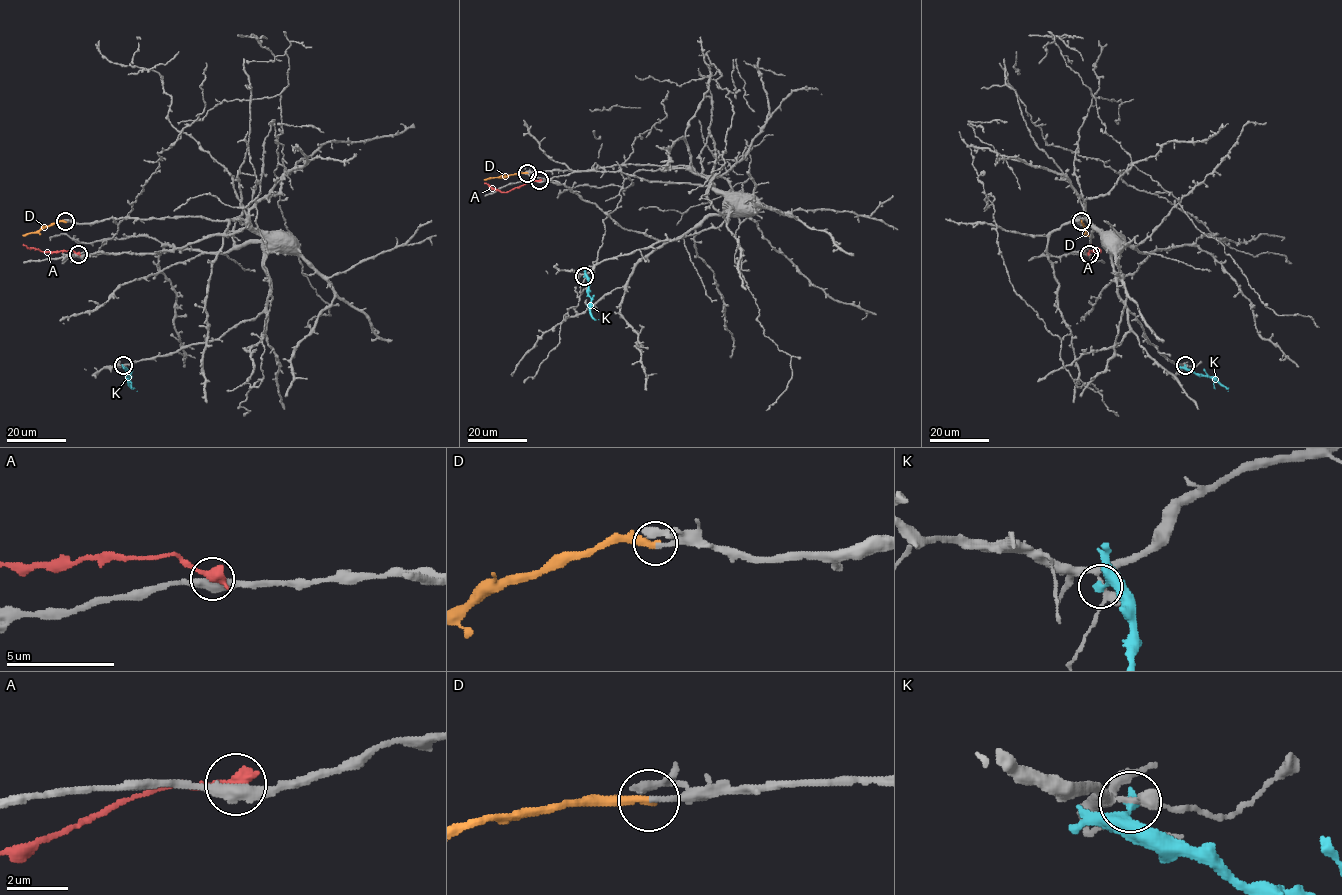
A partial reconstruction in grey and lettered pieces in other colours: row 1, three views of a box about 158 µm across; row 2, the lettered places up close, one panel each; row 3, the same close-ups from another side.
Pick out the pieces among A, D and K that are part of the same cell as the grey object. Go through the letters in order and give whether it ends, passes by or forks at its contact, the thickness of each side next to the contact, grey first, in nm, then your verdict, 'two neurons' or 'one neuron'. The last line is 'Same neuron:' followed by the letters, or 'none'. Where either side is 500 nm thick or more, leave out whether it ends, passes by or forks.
A: 440 nm thick on the grey side, 500 nm on the other; two neurons
D: it ends there; 180 nm thick on the grey side, 320 nm on the other; one neuron
K: it ends there; 240 nm thick on the grey side, 420 nm on the other; two neurons
Same neuron: D

